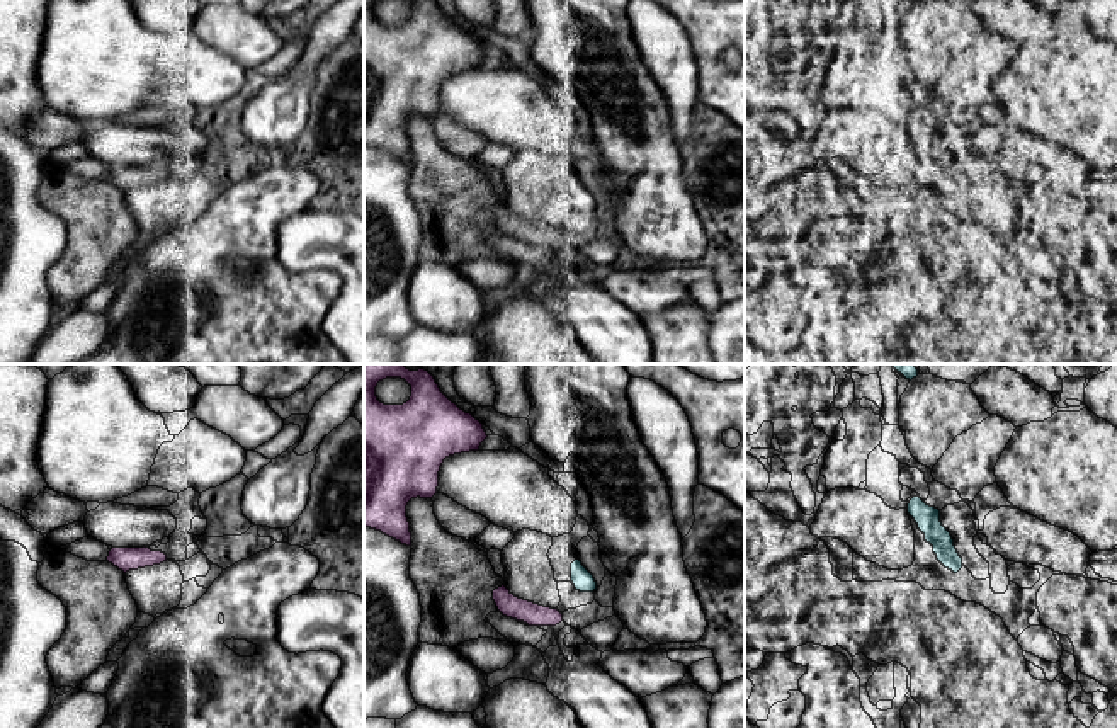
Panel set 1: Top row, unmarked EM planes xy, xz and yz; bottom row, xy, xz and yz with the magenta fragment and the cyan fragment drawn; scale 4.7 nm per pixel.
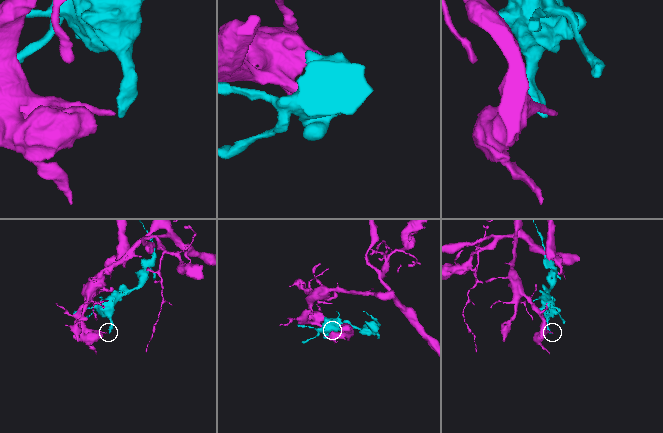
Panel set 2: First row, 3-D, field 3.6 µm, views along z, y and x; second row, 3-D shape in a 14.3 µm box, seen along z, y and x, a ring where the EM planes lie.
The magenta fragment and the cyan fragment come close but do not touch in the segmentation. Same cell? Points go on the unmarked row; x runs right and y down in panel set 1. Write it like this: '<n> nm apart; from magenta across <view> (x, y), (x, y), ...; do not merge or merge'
140 nm apart; from magenta across xz (556, 228), (577, 208); do not merge

